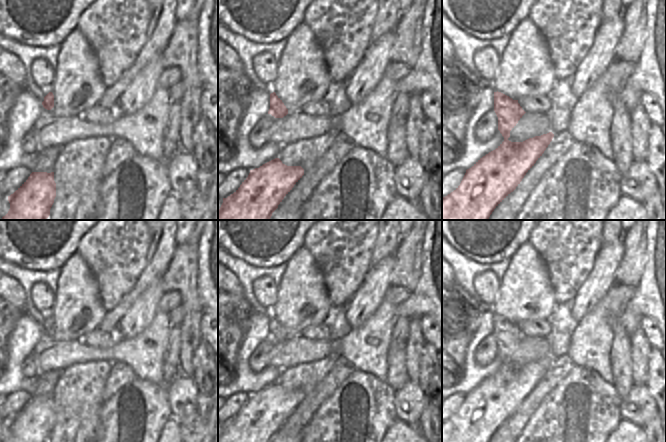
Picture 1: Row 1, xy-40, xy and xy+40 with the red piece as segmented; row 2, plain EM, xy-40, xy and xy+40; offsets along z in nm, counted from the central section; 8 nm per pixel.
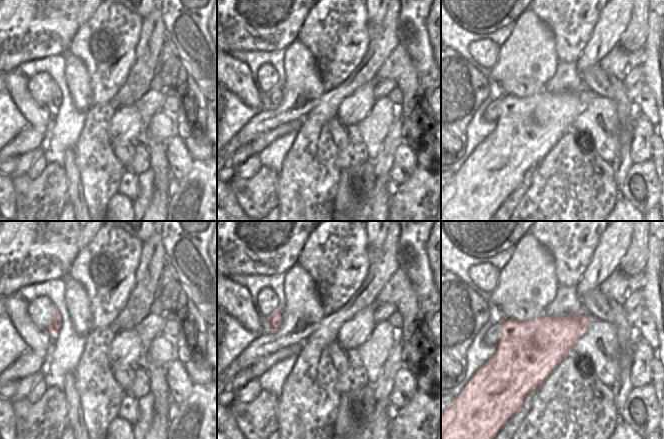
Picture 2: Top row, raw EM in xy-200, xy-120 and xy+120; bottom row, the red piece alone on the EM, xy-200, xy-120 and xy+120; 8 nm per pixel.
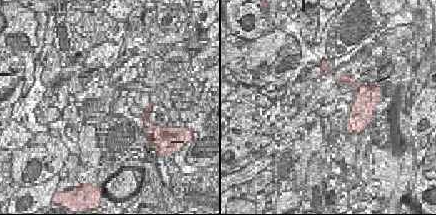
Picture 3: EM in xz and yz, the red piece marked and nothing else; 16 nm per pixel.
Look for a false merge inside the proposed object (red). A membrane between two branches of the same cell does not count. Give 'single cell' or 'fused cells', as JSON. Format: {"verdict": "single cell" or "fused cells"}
{"verdict": "single cell"}

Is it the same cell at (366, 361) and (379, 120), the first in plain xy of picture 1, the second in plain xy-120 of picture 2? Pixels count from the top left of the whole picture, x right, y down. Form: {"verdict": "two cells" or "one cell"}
{"verdict": "one cell"}

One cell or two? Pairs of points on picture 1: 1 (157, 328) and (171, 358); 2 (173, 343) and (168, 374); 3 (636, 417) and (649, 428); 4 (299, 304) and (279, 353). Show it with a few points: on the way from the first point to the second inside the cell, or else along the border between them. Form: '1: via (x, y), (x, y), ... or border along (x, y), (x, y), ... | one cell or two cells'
1: border along (172, 326), (161, 370) | two cells
2: via (172, 351), (171, 366) | one cell
3: border along (655, 415), (642, 426) | two cells
4: border along (300, 334), (288, 338) | two cells

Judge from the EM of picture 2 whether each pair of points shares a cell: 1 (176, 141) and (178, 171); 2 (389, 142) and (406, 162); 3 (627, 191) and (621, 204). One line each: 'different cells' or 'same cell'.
1: same cell
2: different cells
3: different cells

